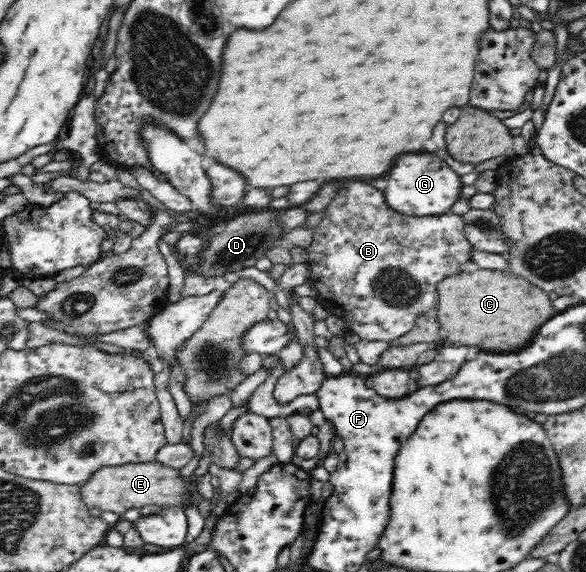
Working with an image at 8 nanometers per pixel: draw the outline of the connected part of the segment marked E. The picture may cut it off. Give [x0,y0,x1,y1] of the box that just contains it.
[78,463,189,516]

